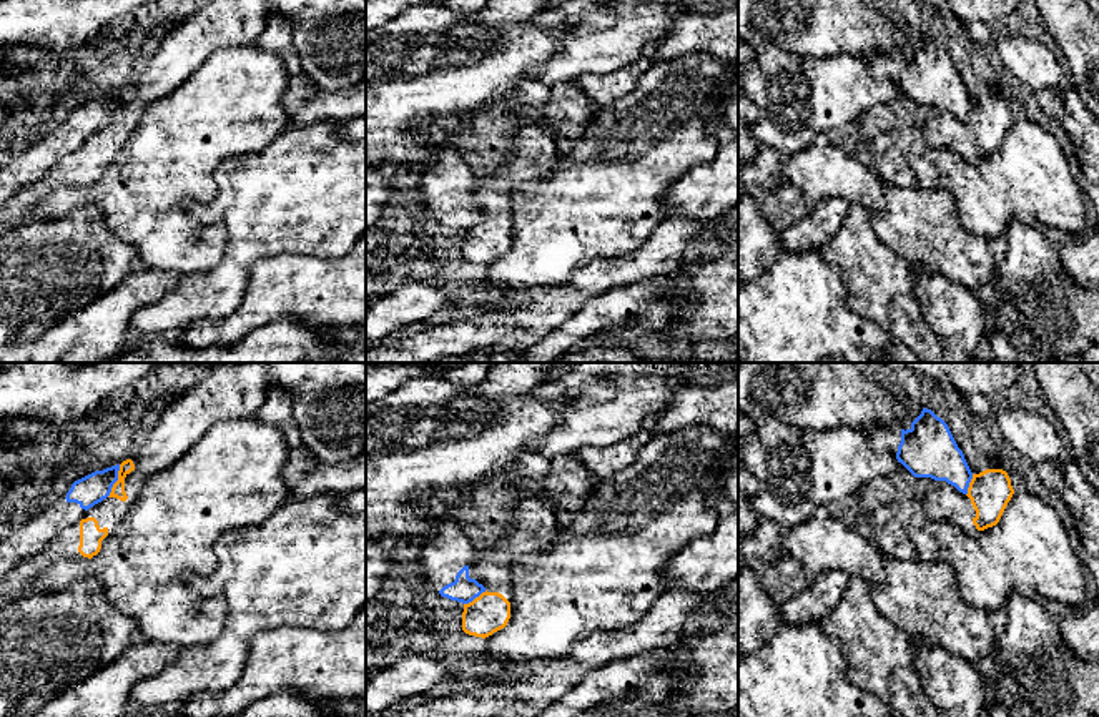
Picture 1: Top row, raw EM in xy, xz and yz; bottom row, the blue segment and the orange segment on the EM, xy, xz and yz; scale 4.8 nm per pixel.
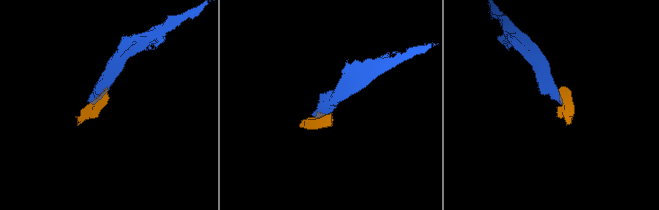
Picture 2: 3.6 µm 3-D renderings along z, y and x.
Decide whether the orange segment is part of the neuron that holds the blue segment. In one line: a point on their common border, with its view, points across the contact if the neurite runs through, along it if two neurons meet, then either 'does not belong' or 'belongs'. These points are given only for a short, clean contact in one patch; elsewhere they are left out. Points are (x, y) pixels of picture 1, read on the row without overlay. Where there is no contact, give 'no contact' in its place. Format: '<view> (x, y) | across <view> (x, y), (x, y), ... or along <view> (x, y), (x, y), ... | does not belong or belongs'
xy (117, 107) | along xy (120, 92), (117, 108), (107, 123) | does not belong

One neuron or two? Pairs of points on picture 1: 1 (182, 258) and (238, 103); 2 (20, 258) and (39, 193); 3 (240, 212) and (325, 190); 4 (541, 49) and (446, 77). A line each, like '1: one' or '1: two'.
1: one
2: two
3: one
4: one

